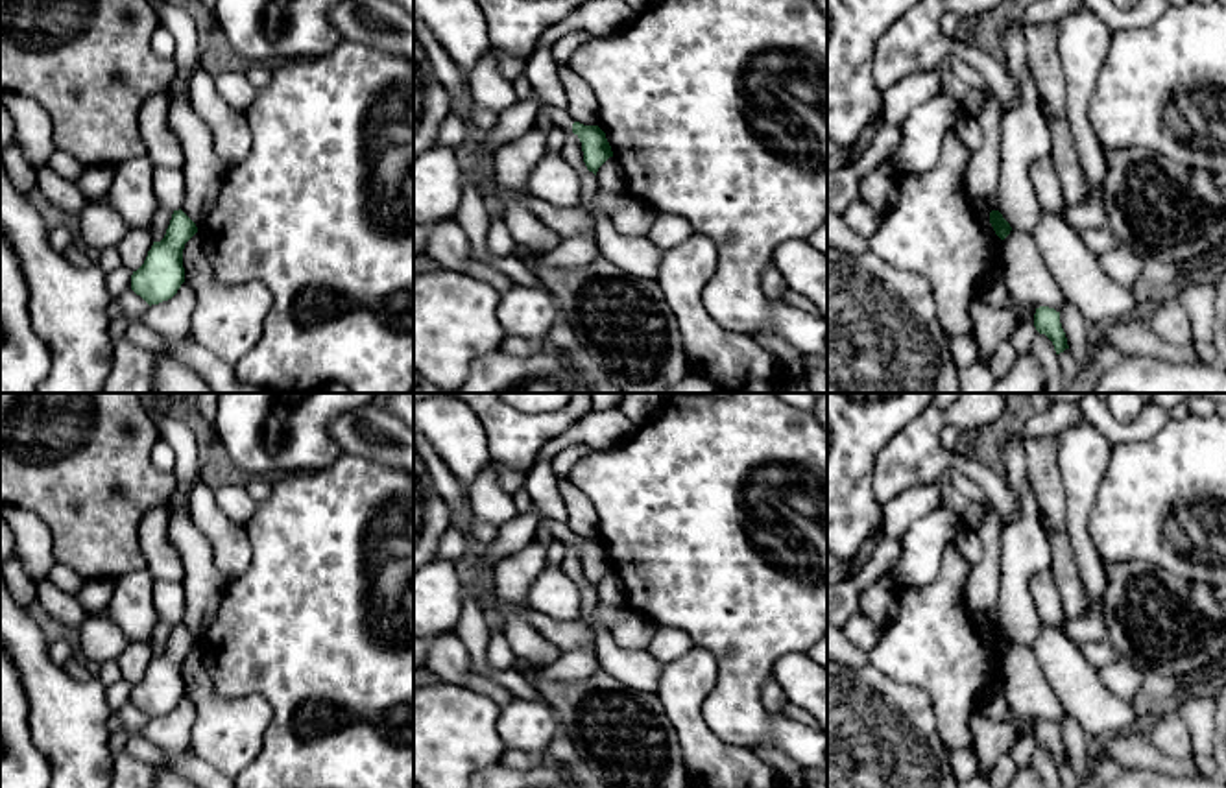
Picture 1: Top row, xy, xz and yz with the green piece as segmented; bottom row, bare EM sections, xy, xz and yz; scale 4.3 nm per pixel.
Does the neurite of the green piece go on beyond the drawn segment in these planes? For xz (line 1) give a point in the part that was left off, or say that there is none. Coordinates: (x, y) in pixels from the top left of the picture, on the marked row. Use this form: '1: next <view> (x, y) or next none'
1: next none

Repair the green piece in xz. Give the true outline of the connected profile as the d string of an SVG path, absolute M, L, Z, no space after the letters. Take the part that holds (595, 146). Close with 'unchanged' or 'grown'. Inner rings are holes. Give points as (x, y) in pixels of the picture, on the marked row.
M572 124L572 133L582 142L583 162L596 175L598 168L613 157L606 133L598 125Z | unchanged

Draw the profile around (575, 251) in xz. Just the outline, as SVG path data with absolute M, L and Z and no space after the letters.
M589 234L561 238L561 244L537 257L537 264L545 268L574 269L591 264L600 255L596 240Z

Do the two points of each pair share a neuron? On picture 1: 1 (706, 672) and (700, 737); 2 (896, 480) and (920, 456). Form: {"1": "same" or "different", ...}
{"1": "same", "2": "same"}

